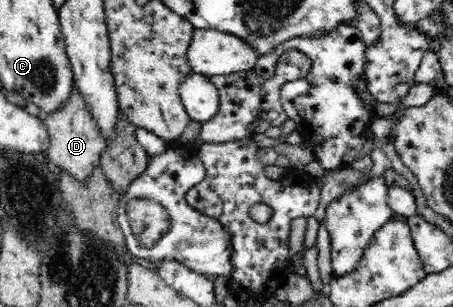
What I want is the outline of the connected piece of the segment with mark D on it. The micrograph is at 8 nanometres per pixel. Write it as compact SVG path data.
M73 88L70 99L64 107L47 115L43 122L50 136L50 147L46 152L50 163L86 187L89 178L93 176L93 170L100 165L108 141L100 135L95 119L91 116L83 97L79 95L78 88Z

